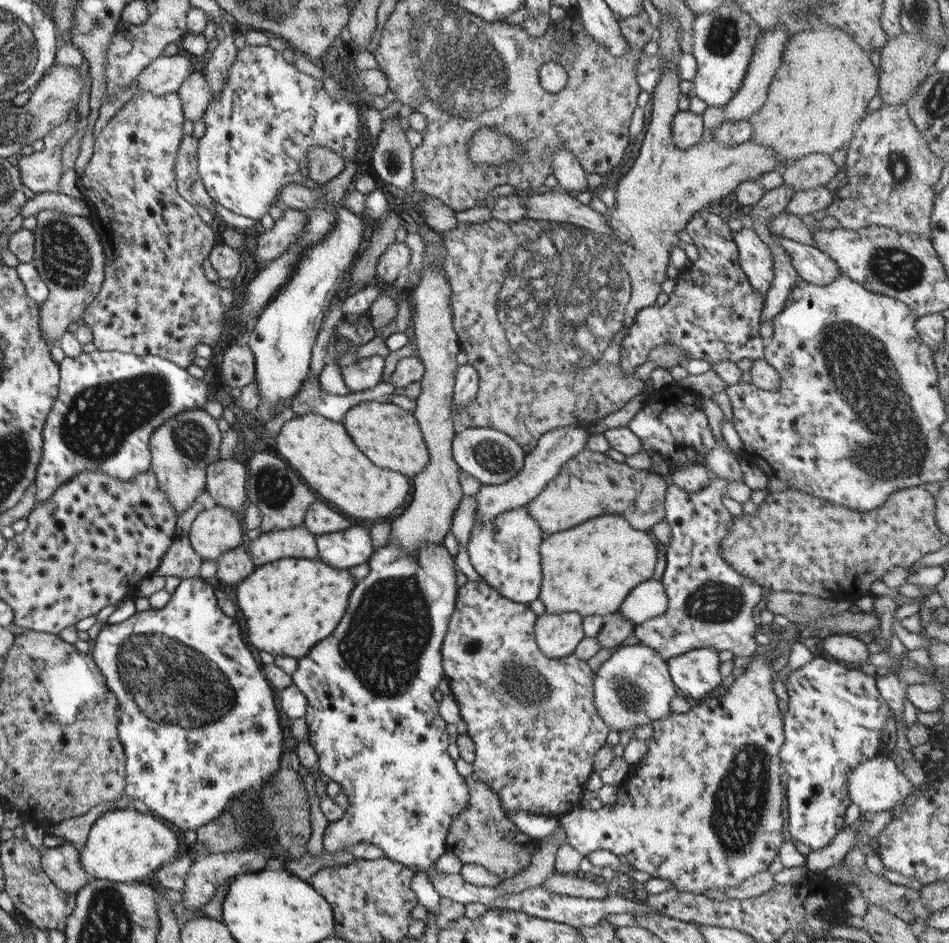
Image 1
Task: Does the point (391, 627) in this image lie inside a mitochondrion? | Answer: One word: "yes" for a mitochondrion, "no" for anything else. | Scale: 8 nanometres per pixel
yes

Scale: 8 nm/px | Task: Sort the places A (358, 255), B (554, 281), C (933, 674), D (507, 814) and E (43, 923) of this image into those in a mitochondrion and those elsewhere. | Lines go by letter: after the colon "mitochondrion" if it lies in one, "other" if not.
A: other
B: mitochondrion
C: other
D: other
E: other

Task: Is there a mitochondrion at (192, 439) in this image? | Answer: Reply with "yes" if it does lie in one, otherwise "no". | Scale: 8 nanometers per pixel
yes

